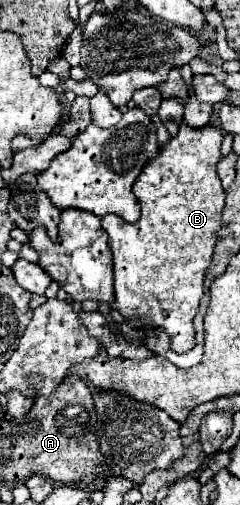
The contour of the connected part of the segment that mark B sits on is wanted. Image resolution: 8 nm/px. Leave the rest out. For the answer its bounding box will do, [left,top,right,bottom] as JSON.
[102,120,224,354]

